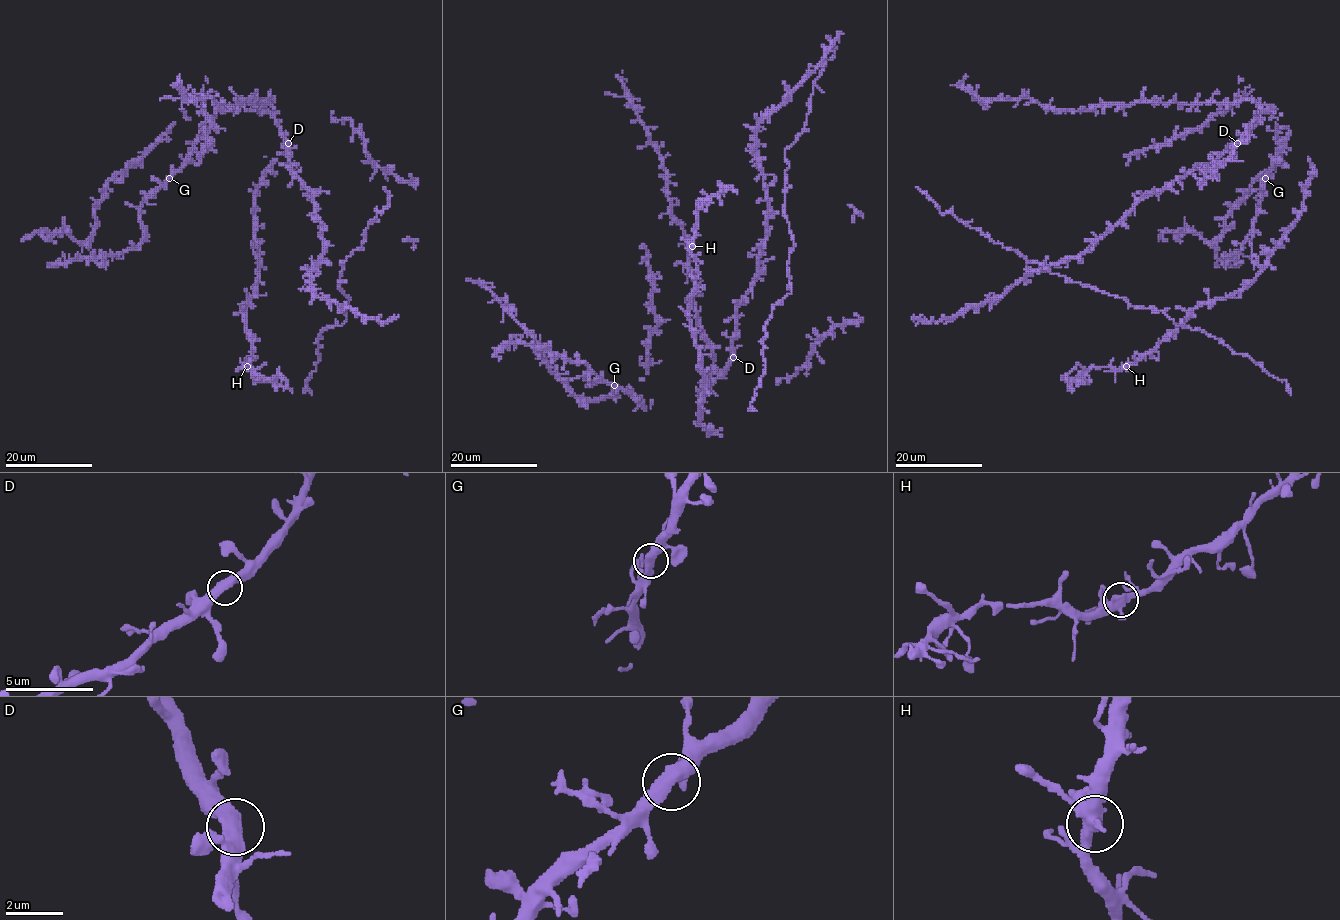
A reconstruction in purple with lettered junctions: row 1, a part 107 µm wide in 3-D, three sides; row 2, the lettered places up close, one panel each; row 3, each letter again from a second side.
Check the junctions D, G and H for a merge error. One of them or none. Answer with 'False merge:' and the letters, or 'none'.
False merge: none

